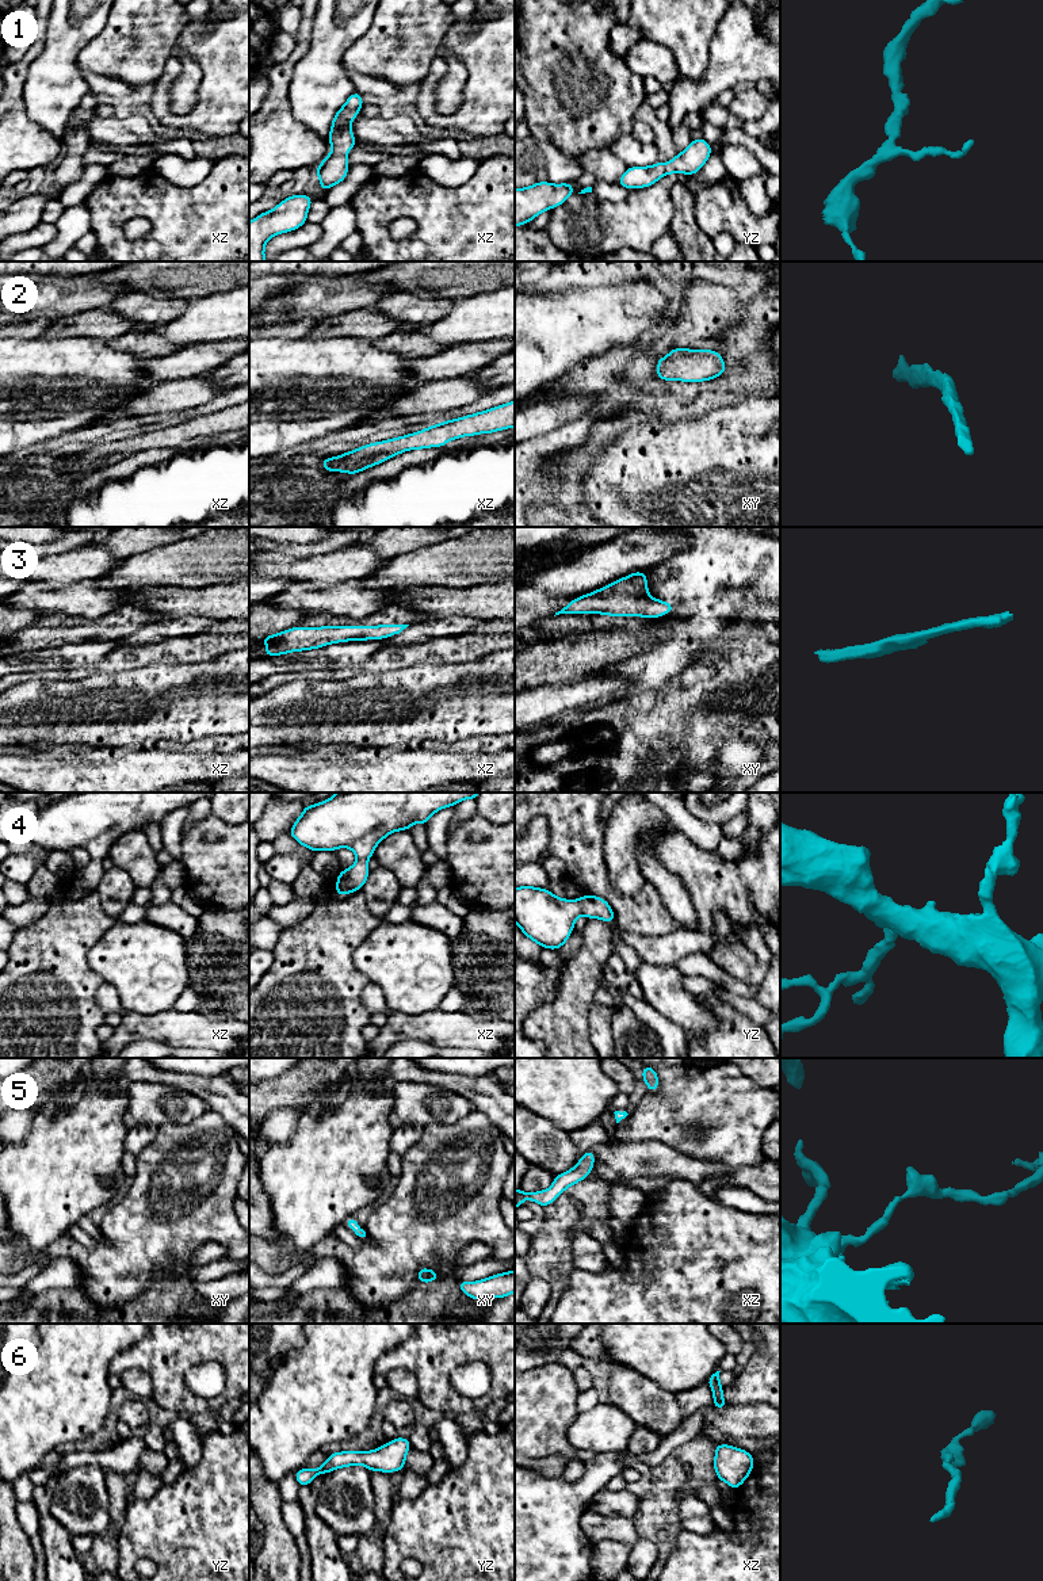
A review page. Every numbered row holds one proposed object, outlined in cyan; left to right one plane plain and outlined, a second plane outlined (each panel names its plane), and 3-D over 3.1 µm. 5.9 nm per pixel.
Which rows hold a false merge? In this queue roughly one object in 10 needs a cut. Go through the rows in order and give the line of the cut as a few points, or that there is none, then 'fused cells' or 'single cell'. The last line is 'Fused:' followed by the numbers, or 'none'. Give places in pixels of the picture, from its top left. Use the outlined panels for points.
1: no cut | single cell
2: no cut | single cell
3: no cut | single cell
4: no cut | single cell
5: no cut | single cell
6: no cut | single cell
Fused: none

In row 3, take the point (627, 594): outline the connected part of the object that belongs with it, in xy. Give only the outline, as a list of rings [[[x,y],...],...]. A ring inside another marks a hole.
[[[634,572],[630,576],[622,577],[595,592],[582,595],[576,597],[570,603],[568,603],[561,611],[555,612],[559,614],[603,614],[610,616],[642,616],[642,618],[653,618],[658,619],[661,615],[666,615],[672,612],[676,607],[668,602],[662,602],[654,599],[647,592],[647,578],[646,573],[643,572]],[[554,615],[554,616],[555,616]]]

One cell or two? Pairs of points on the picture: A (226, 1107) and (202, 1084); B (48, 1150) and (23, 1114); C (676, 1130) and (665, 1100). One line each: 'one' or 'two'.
A: one
B: two
C: one

